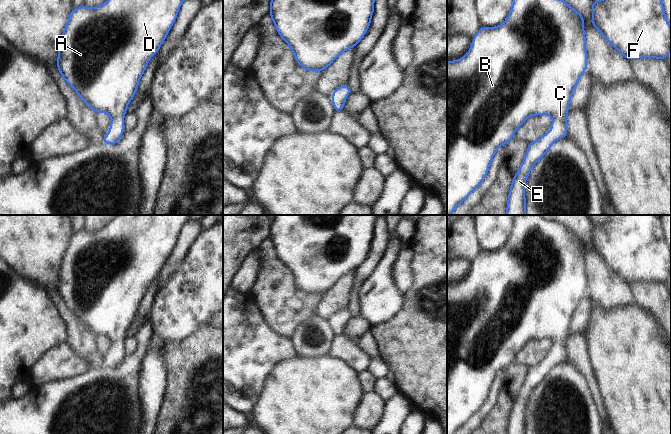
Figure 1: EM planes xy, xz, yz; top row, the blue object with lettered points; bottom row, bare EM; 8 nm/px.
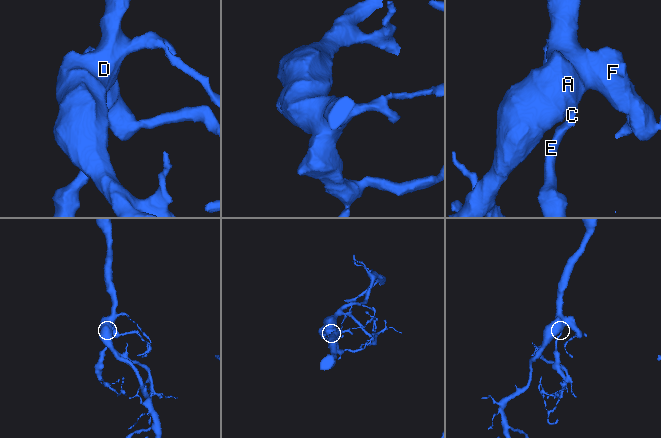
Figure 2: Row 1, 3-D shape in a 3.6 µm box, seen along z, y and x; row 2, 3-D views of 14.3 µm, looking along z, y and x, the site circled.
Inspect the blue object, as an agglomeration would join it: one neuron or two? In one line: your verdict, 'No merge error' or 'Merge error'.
No merge error

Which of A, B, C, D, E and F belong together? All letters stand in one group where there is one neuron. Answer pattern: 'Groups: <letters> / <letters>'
Groups: A B C D E F

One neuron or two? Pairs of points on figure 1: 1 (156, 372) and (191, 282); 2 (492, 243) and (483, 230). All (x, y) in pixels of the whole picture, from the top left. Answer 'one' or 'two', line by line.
1: one
2: one

